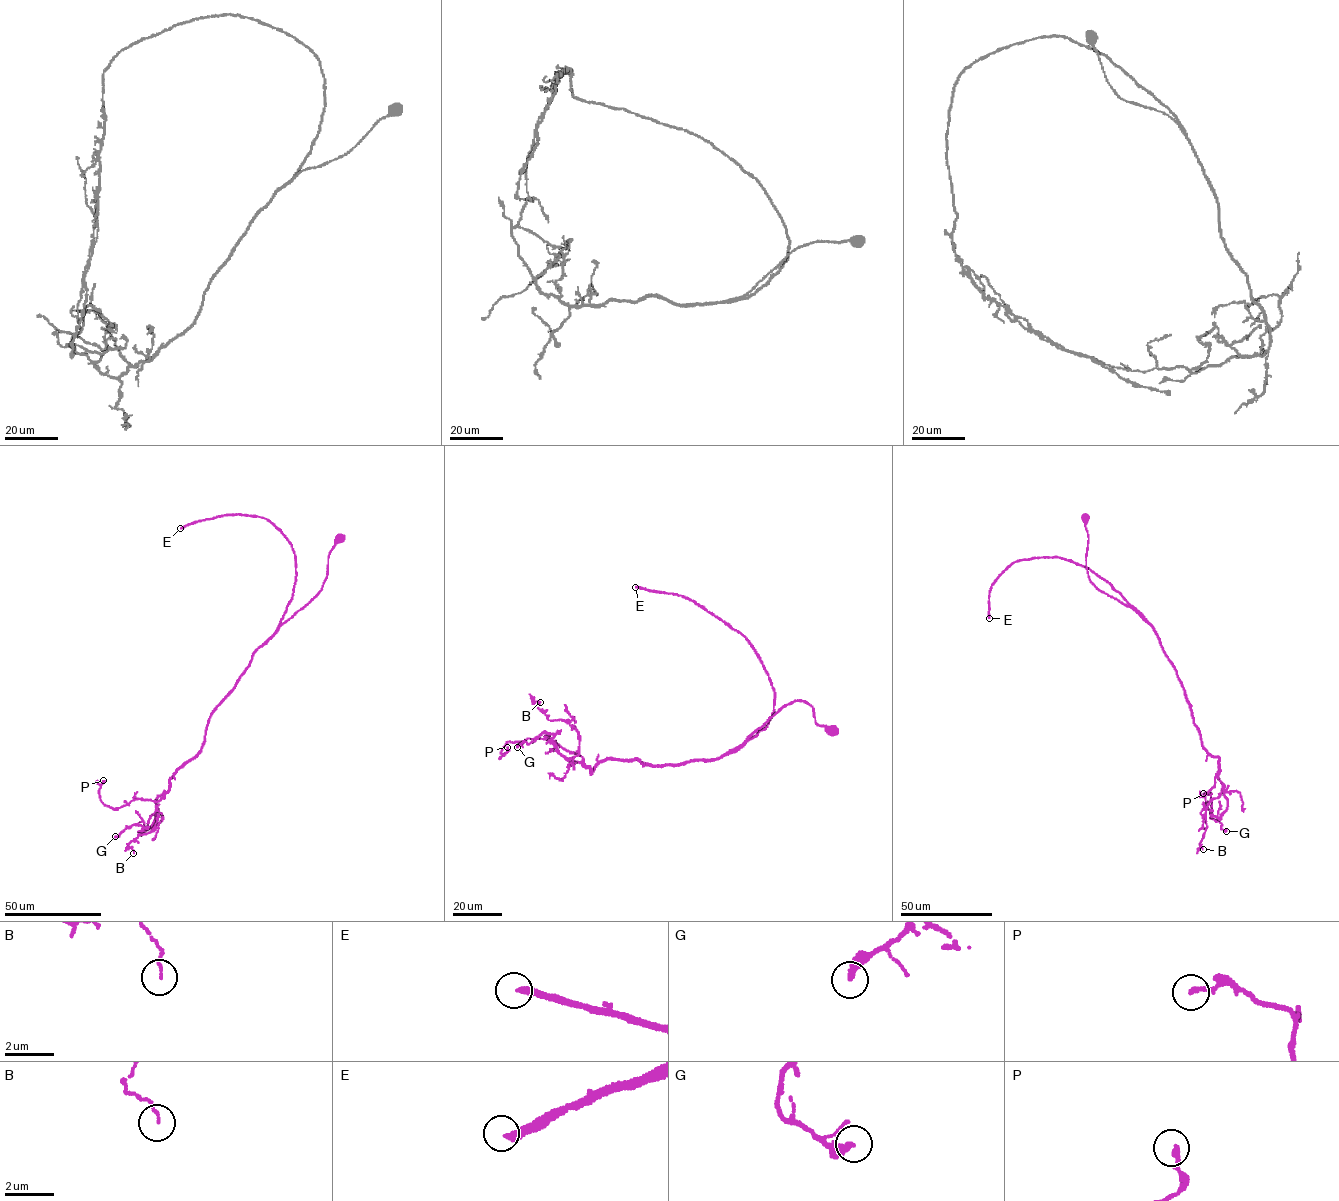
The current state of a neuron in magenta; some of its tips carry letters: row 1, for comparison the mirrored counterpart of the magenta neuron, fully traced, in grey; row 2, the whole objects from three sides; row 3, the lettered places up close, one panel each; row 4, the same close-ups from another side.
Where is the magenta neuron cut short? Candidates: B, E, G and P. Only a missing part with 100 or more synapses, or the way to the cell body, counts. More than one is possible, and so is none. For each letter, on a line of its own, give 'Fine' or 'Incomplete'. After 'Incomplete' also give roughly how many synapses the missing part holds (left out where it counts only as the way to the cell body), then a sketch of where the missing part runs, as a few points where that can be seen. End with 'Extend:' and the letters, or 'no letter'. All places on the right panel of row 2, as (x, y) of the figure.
B: Fine
E: Incomplete. Roughly 200 synapses. Course of what is missing: (989, 618), (998, 705), (1010, 730), (1038, 755), (1058, 762), (1124, 800), (1135, 801)
G: Fine
P: Fine
Extend: E

